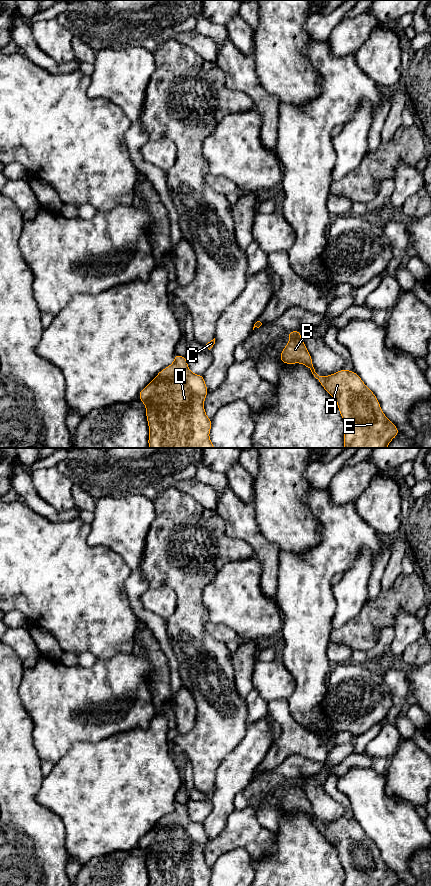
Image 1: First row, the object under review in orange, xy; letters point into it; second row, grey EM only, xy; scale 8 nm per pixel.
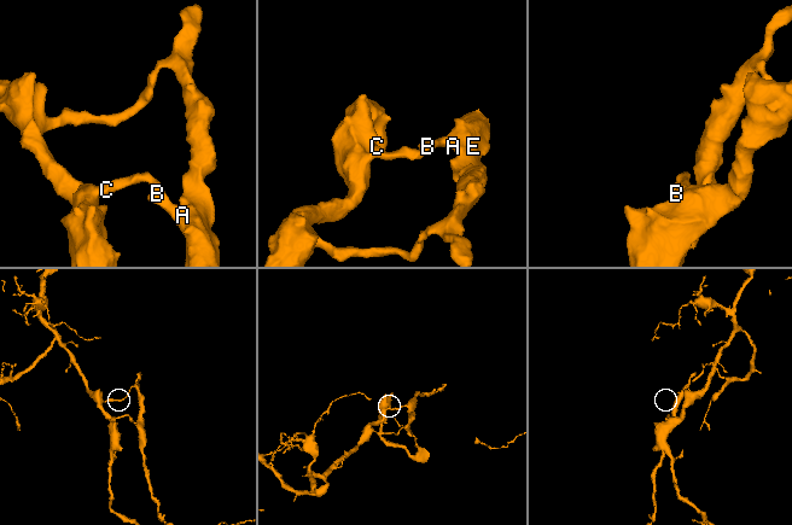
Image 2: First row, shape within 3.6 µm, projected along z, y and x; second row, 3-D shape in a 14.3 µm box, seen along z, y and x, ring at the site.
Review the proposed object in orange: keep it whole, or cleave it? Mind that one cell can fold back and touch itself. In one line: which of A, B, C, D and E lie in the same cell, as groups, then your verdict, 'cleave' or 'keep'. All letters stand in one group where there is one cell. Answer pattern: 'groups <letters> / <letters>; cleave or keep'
groups A B E / C D; cleave

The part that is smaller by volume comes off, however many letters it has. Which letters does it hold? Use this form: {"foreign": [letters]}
{"foreign": ["A", "B", "E"]}

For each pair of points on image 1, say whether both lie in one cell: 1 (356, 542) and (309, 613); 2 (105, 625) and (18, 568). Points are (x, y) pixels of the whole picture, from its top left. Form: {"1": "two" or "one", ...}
{"1": "one", "2": "one"}

